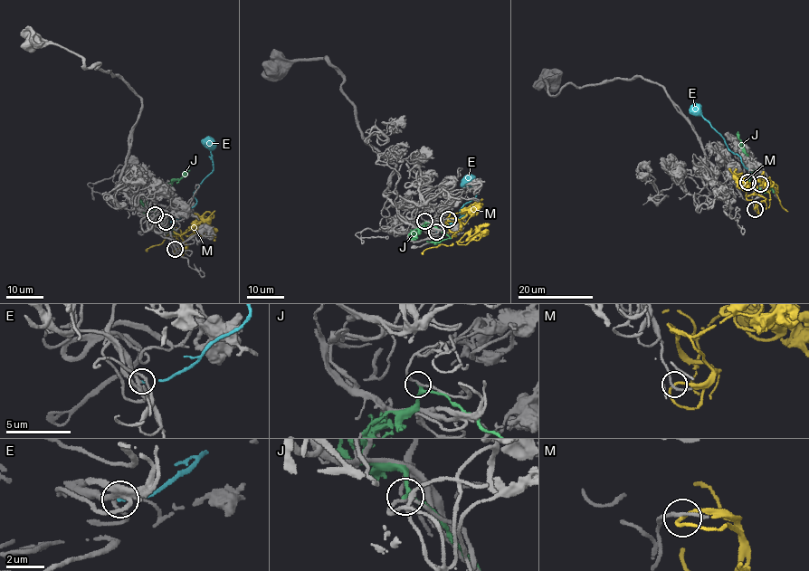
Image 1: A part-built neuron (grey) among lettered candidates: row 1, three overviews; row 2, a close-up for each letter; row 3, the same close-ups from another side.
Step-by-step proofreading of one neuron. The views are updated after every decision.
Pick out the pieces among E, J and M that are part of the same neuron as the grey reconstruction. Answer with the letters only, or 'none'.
M

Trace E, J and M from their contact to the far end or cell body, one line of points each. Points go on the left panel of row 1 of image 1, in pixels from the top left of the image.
E: (165, 222), (176, 220), (196, 202), (194, 192), (212, 171), (211, 139), (208, 136)
J: (155, 214), (155, 211), (147, 208), (147, 199), (164, 192), (189, 170)
M: (175, 249), (184, 249), (186, 245), (180, 242), (185, 231), (175, 236), (168, 234), (158, 244), (146, 251)

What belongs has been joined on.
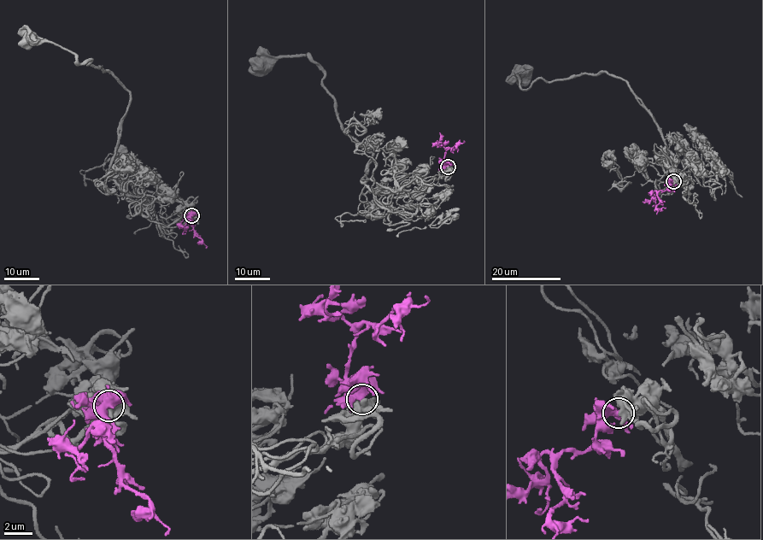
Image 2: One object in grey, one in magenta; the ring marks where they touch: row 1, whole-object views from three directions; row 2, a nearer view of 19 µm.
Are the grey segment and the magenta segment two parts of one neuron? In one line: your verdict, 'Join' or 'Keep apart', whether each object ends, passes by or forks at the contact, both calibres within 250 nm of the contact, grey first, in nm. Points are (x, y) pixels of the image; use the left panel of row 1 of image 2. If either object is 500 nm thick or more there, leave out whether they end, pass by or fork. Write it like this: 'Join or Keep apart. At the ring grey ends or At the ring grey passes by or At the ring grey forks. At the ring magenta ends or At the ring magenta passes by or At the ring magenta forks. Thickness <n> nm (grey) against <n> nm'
Keep apart. Thickness 750 nm (grey) against 700 nm

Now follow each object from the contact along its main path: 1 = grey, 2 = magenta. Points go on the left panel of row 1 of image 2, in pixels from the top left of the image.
1: (191, 215), (161, 226), (114, 179), (130, 102), (122, 84), (90, 60), (29, 39)
2: (191, 215), (189, 221), (194, 234), (202, 240), (199, 243)

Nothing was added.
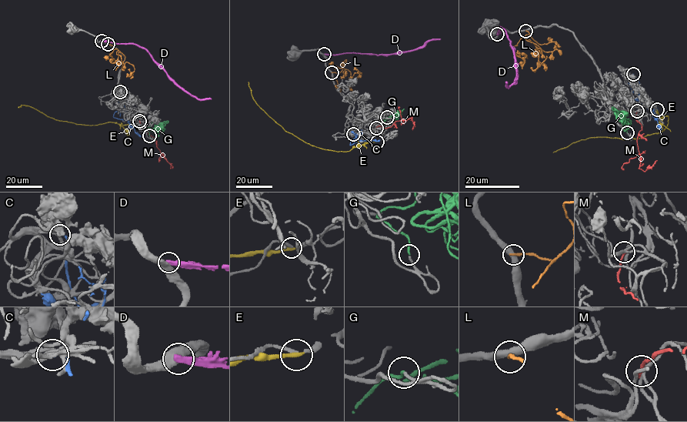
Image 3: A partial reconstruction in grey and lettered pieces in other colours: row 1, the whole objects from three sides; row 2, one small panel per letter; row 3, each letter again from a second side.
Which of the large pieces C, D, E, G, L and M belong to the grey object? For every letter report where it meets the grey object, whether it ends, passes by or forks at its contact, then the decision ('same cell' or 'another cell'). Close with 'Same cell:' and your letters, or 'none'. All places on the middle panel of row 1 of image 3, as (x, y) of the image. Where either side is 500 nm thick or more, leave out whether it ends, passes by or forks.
C: meets grey at (353, 134); it ends there; another cell
D: meets grey at (324, 54); another cell
E: meets grey at (377, 142); it ends there; another cell
G: meets grey at (387, 117); it ends there; same cell
L: meets grey at (331, 72); it ends there; another cell
M: meets grey at (376, 128); it ends there; another cell
Same cell: G

